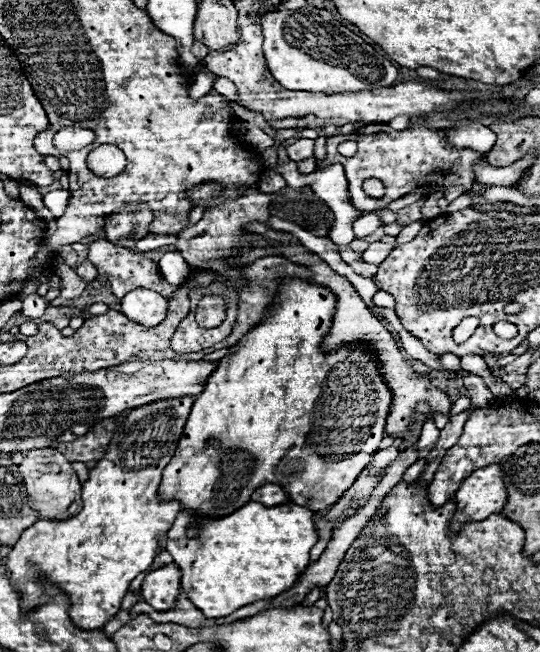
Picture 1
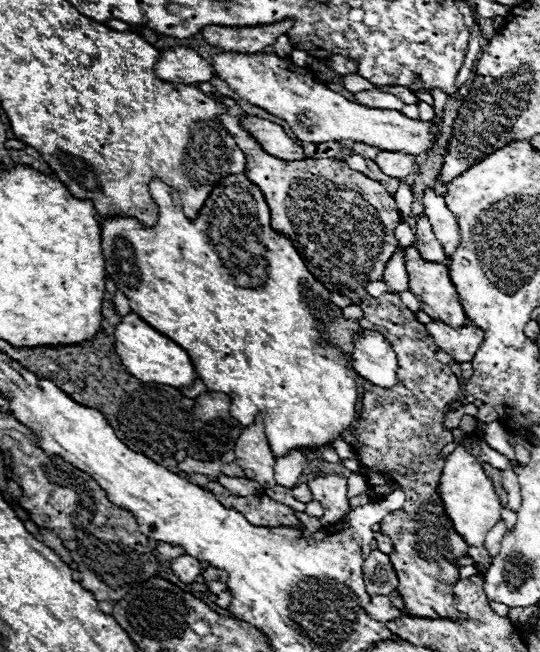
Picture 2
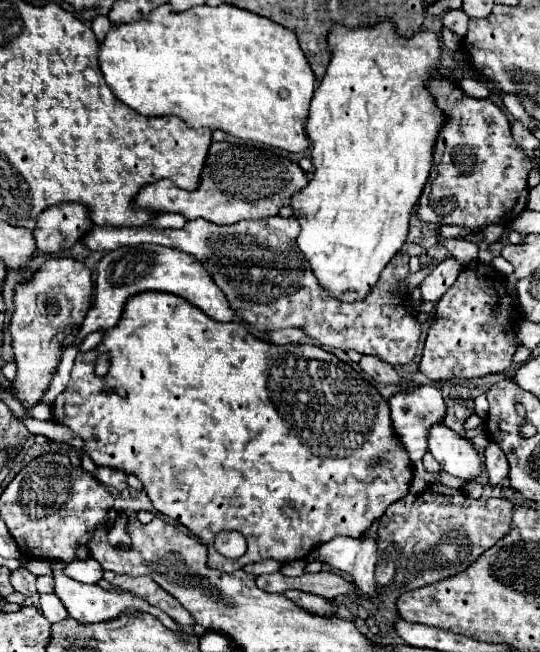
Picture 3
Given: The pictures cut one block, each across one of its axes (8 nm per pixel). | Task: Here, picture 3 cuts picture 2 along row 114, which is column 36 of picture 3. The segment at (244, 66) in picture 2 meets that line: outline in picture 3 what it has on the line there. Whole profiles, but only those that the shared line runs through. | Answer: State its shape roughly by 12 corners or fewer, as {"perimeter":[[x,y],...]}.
{"perimeter":[[50,258],[14,294],[10,334],[28,410],[42,402],[92,272]]}

